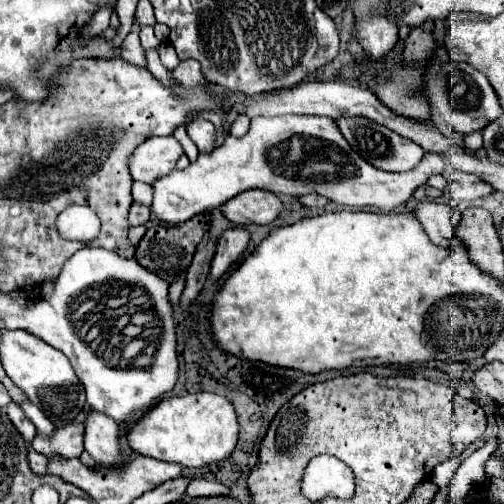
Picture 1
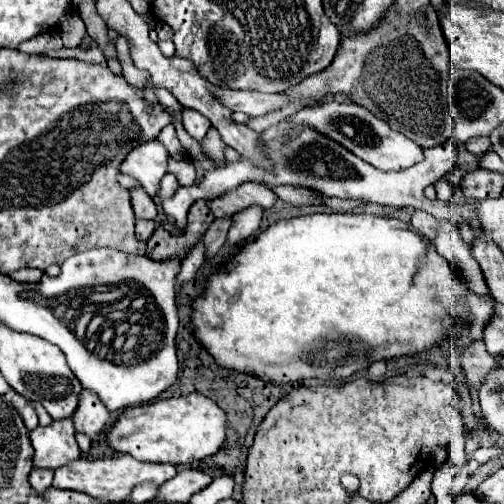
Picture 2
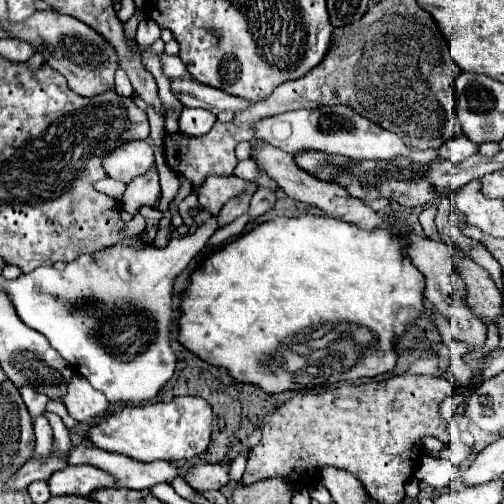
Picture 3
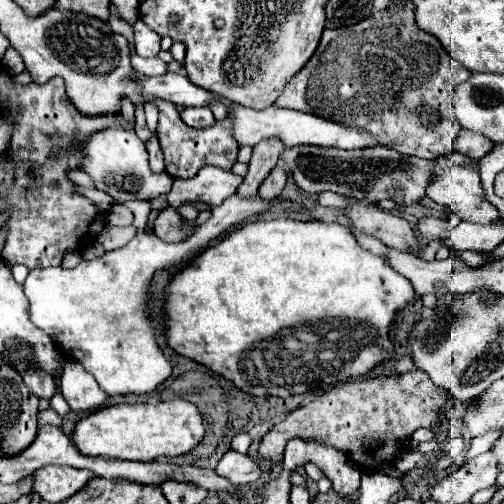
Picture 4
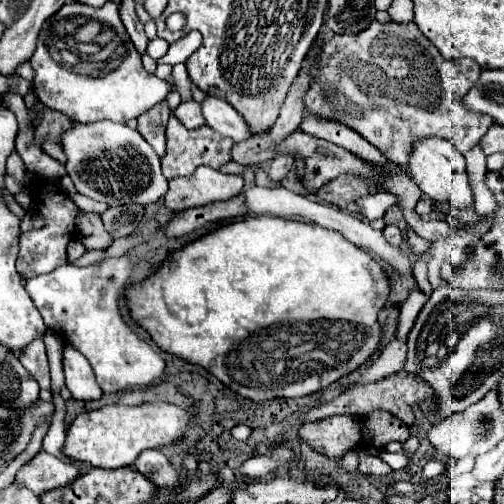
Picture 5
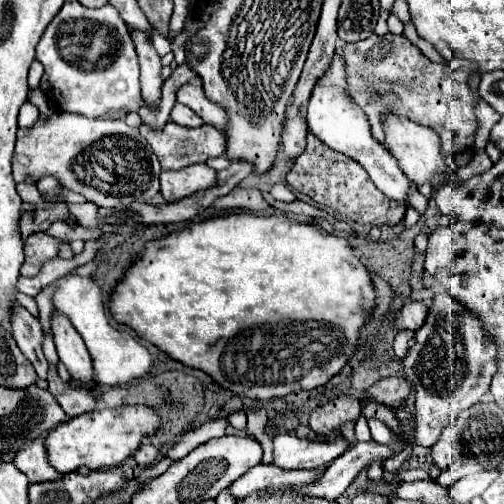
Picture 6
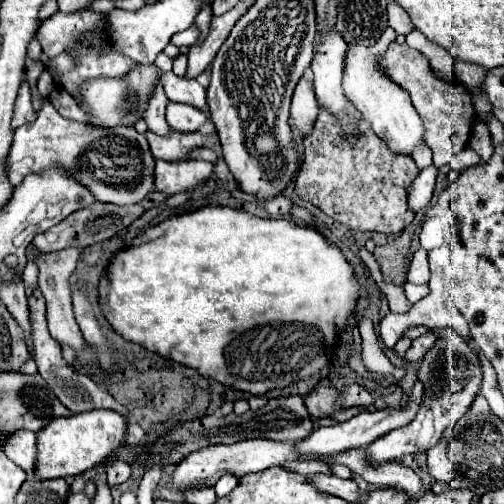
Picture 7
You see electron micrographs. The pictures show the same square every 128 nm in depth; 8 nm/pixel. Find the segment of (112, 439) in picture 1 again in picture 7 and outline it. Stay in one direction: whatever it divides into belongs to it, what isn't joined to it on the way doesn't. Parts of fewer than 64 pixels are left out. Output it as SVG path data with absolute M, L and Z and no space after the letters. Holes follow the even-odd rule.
M66 248L66 250L58 250L58 252L40 252L34 250L34 262L38 266L38 288L42 290L44 298L46 298L46 318L48 318L48 328L50 334L64 346L72 346L76 352L82 350L84 346L84 338L80 332L80 326L74 318L74 310L72 310L72 298L70 298L70 274L76 268L76 260L80 256L80 248Z

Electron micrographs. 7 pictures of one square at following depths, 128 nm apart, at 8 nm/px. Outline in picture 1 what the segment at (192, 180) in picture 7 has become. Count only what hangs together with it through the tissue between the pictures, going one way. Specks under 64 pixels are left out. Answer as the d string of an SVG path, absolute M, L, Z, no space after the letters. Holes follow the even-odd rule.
M246 190L222 206L226 220L234 224L270 224L282 210L276 194L266 190Z

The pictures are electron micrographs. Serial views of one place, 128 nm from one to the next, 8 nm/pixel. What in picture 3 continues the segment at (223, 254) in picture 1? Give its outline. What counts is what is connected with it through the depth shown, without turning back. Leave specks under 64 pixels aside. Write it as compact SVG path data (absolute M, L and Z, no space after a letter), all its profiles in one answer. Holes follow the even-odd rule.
M258 188L256 194L252 196L252 202L250 202L250 216L252 218L258 218L262 214L266 214L276 202L276 192L272 188Z

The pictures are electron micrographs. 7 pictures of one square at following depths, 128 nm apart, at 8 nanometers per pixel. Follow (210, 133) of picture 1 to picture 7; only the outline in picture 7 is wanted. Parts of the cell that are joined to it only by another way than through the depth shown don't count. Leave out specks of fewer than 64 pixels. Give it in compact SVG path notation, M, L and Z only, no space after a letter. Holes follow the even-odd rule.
M170 102L166 106L166 120L176 132L196 132L204 122L206 114L200 112L200 108L194 108L190 104L180 104L180 102Z

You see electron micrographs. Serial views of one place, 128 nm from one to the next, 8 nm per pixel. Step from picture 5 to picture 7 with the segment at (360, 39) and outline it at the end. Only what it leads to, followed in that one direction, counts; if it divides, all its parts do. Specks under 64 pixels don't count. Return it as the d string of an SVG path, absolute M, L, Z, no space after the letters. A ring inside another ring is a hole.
M398 42L390 44L390 48L386 50L386 54L382 58L382 68L396 84L400 84L402 88L408 90L412 104L424 124L424 140L434 152L434 164L436 166L450 164L450 160L456 154L460 154L464 148L468 148L470 132L476 122L472 98L464 98L462 86L458 88L442 78L436 78L430 68L428 58L424 54L420 54L418 50L412 50L406 44L398 44Z

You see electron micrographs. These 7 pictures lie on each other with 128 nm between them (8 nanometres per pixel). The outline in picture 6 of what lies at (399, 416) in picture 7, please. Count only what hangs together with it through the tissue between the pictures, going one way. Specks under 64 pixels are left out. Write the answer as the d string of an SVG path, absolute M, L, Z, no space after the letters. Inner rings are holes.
M276 434L274 436L274 464L280 468L312 470L312 468L318 468L336 460L348 448L350 448L350 442L342 434L324 442L296 438L292 434Z

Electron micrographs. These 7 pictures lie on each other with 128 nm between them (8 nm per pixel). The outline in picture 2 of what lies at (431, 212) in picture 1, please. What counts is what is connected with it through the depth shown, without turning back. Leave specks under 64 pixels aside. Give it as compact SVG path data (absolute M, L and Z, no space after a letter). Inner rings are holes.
M440 222L438 234L434 238L434 246L436 246L438 254L442 254L452 264L452 272L458 278L466 280L466 286L470 292L474 292L478 296L490 296L484 274L482 274L478 262L474 260L470 248L460 238L458 226L454 226L450 222Z

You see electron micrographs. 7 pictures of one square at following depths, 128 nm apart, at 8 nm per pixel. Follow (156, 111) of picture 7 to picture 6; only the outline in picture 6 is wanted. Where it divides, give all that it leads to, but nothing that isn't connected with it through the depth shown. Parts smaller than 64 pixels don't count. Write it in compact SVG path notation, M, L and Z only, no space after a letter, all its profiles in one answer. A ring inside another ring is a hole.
M134 30L132 32L132 40L136 44L136 52L140 58L140 82L142 82L142 98L144 98L144 106L148 108L156 108L160 102L160 94L162 94L162 60L156 52L156 48L152 46L152 42L148 40L148 36L144 32Z

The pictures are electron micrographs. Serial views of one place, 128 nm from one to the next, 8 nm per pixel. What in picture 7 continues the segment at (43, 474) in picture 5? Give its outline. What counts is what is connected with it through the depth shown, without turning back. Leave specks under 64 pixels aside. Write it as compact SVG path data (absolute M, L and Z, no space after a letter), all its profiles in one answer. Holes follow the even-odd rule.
M18 430L8 434L4 440L4 454L16 462L28 476L32 476L34 472L34 464L36 464L36 432L30 430Z

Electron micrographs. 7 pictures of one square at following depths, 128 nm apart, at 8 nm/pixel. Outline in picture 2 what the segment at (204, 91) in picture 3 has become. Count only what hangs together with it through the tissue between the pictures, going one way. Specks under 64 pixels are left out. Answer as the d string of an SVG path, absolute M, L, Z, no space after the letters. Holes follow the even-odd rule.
M214 88L214 96L232 112L244 112L248 116L264 116L266 112L282 108L290 102L284 94L262 94L250 90L228 90L228 88Z

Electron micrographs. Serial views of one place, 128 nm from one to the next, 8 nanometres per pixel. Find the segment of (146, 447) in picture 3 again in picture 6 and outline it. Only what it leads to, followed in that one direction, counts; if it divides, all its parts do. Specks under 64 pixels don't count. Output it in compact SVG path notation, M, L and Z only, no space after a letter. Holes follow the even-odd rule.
M118 406L100 408L96 412L86 412L74 416L72 420L56 426L46 438L48 462L60 474L76 472L80 466L98 470L102 466L120 466L130 454L136 452L140 440L154 434L160 428L160 416L156 410L146 406Z

